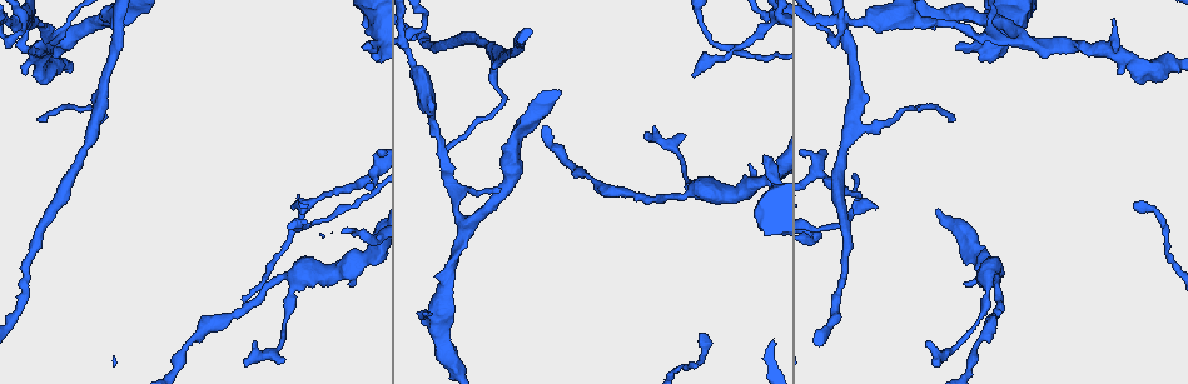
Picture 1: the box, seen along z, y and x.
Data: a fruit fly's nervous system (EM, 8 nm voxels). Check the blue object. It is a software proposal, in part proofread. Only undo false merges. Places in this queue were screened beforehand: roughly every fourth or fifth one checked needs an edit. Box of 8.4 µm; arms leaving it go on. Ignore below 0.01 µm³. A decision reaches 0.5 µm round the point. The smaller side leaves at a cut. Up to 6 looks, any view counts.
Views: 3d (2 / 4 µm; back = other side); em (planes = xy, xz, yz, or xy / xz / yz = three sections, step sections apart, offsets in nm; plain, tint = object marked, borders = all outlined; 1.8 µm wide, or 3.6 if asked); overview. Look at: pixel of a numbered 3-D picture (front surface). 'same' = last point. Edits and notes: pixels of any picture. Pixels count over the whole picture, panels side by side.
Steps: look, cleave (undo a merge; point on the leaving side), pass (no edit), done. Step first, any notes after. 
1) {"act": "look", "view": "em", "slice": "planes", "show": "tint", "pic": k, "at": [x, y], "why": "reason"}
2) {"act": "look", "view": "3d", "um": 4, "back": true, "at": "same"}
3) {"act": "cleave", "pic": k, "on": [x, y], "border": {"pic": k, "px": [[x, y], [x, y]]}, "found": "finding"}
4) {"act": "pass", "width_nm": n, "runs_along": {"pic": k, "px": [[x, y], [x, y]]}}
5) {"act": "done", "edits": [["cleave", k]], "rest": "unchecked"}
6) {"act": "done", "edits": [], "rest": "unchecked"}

{"act": "look", "view": "3d", "um": 4, "pic": 1, "at": [586, 176], "why": "thin neck"}

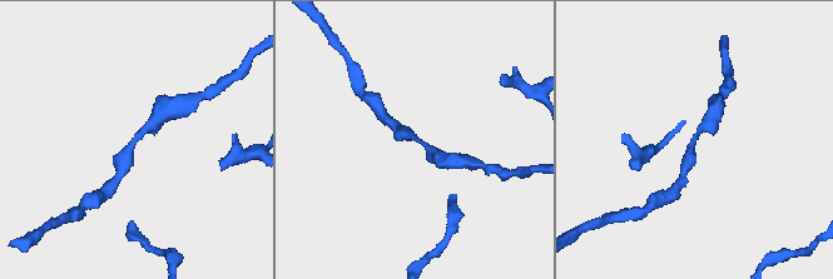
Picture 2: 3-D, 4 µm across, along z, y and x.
{"act": "look", "view": "em", "slice": "yz", "step": 8, "show": "tint", "pic": 2, "at": [695, 138], "why": "need the tissue"}

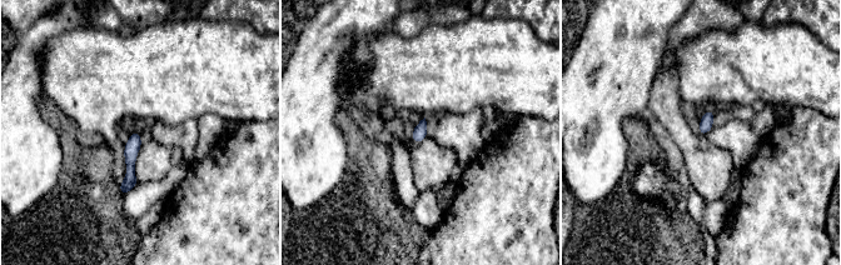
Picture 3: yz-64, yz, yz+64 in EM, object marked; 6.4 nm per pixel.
{"act": "look", "view": "em", "slice": "planes", "show": "borders", "at": "same", "why": "another direction"}

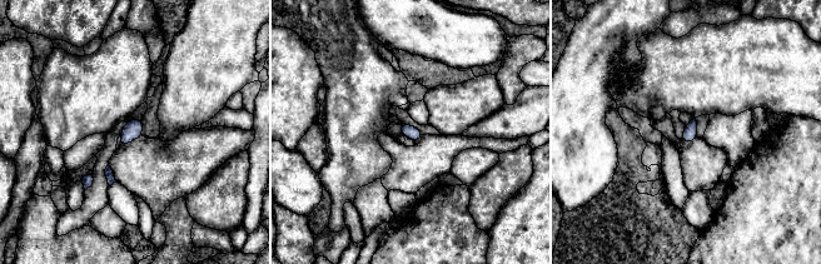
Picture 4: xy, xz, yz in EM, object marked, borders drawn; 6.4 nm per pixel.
{"act": "pass", "found": "all the same cell"}

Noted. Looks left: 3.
{"act": "look", "view": "em", "um": 3.6, "slice": "planes", "show": "tint", "pic": 1, "at": [297, 273], "why": "three-way junction"}

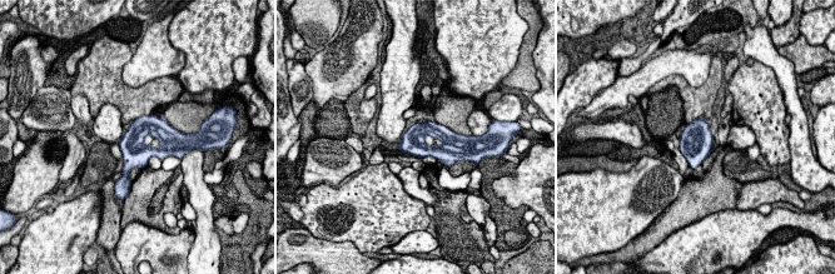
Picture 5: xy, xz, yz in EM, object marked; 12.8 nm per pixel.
{"act": "pass", "found": "continuous, no second cell"}

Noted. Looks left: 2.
{"act": "look", "view": "em", "slice": "planes", "show": "tint", "pic": 1, "at": [501, 102], "why": "sharp bend"}

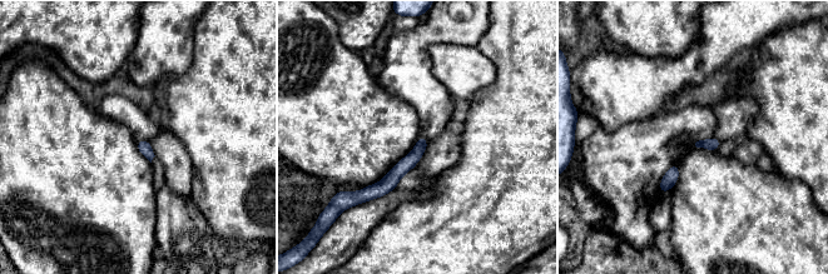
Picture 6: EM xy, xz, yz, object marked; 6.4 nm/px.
{"act": "pass", "runs_along": {"pic": 6, "px": [[421, 139], [419, 150], [368, 197]]}, "found": "continuous, no second cell"}

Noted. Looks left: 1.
{"act": "done", "edits": [], "rest": "unchecked"}

